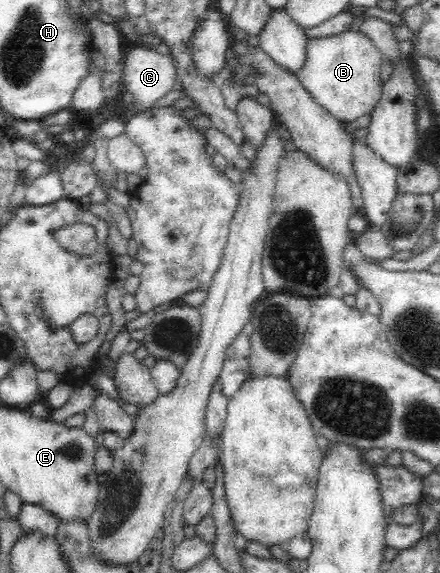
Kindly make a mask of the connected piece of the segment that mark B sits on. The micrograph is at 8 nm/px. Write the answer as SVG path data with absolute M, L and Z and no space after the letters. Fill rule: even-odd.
M349 28L334 35L313 37L307 41L306 53L306 61L297 72L293 72L293 75L319 105L327 109L331 116L345 123L355 121L364 114L371 114L383 94L384 84L379 77L383 56L369 37L358 28Z

